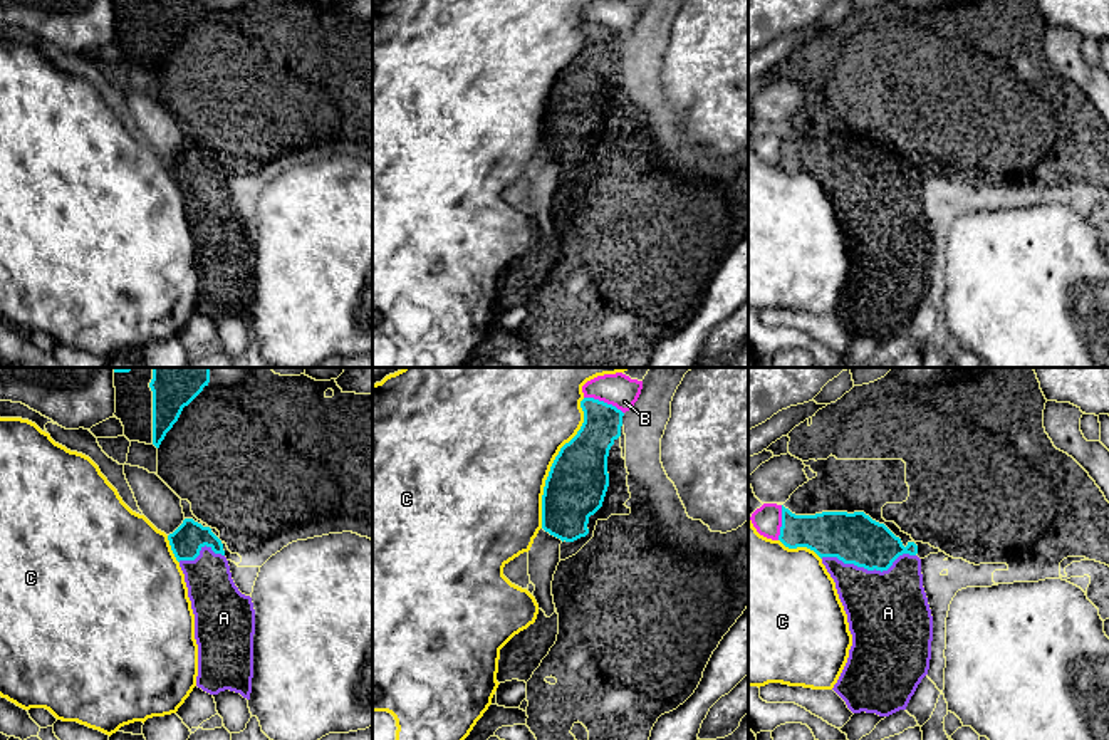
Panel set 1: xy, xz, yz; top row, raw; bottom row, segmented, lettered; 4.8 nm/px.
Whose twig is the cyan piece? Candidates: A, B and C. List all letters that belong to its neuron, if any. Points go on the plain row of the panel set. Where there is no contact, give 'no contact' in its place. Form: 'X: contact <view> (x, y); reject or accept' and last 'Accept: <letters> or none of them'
A: contact yz (868, 193); accept
B: contact xz (603, 26); reject
C: contact xz (552, 88); reject
Accept: A

